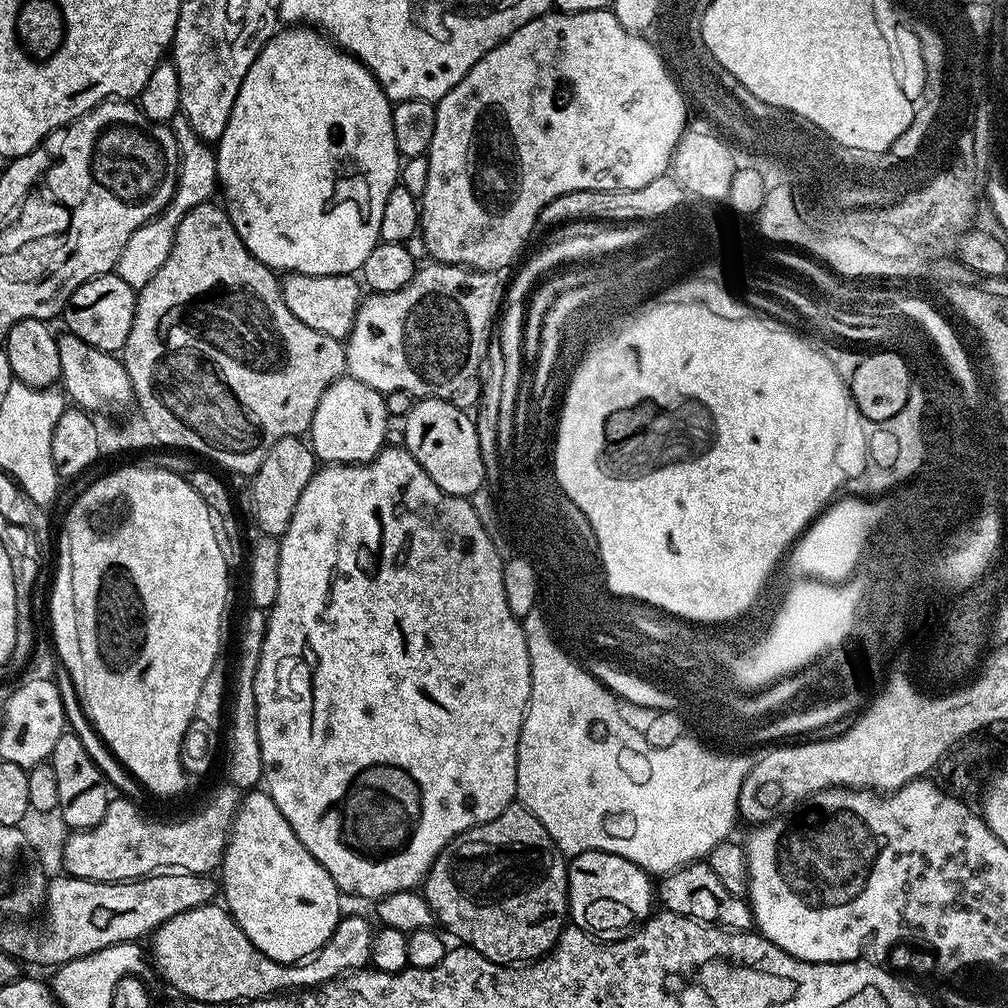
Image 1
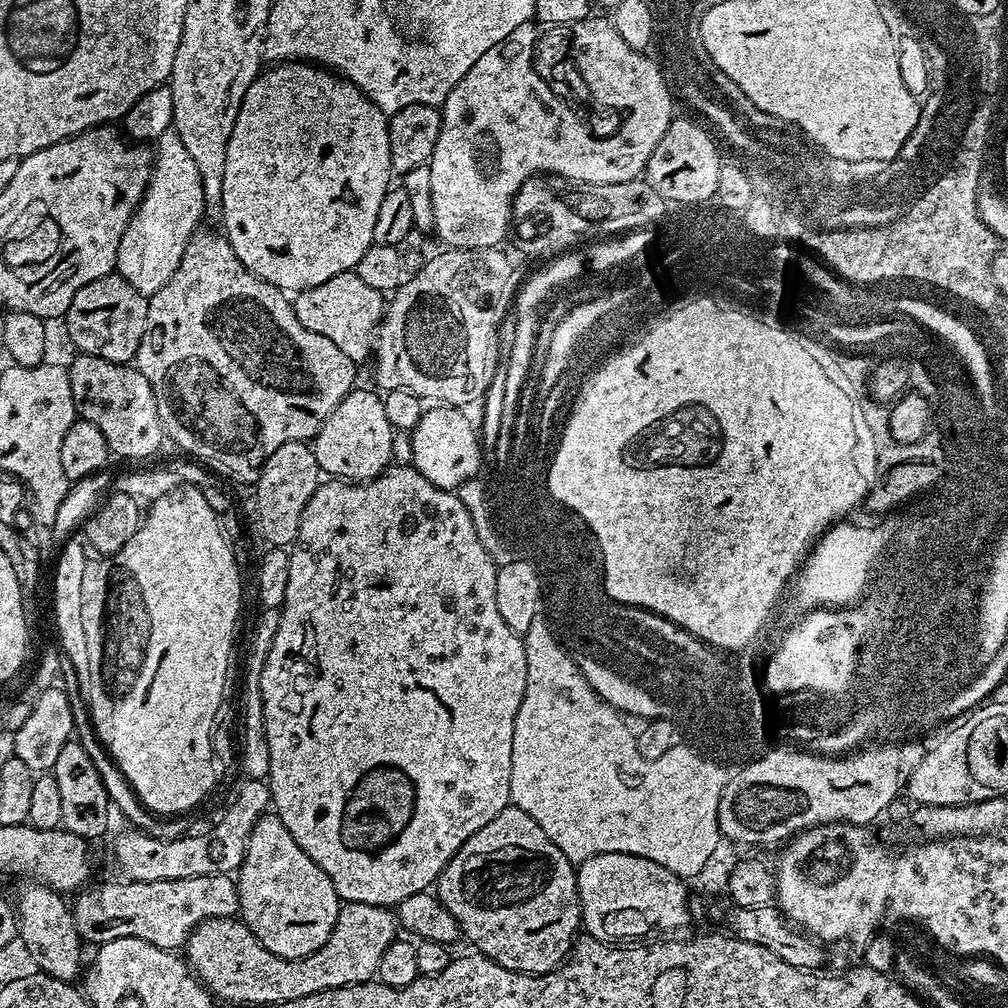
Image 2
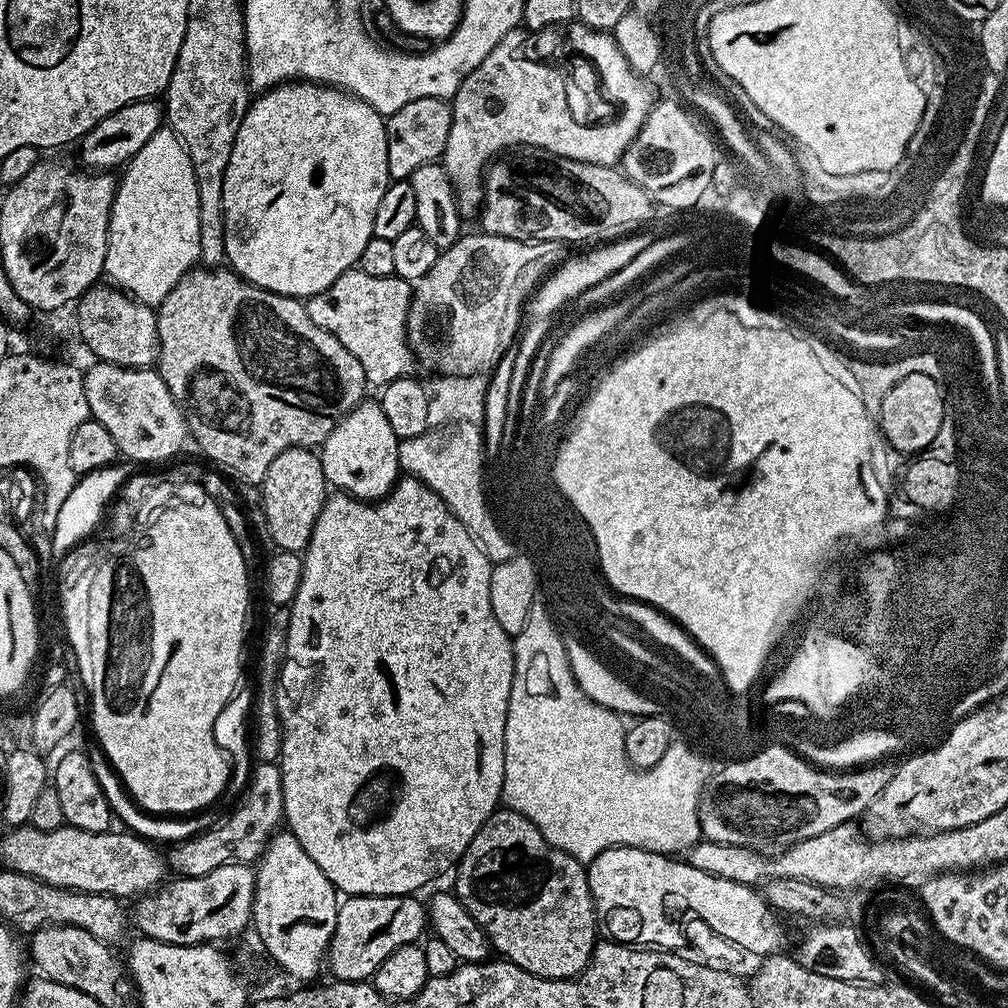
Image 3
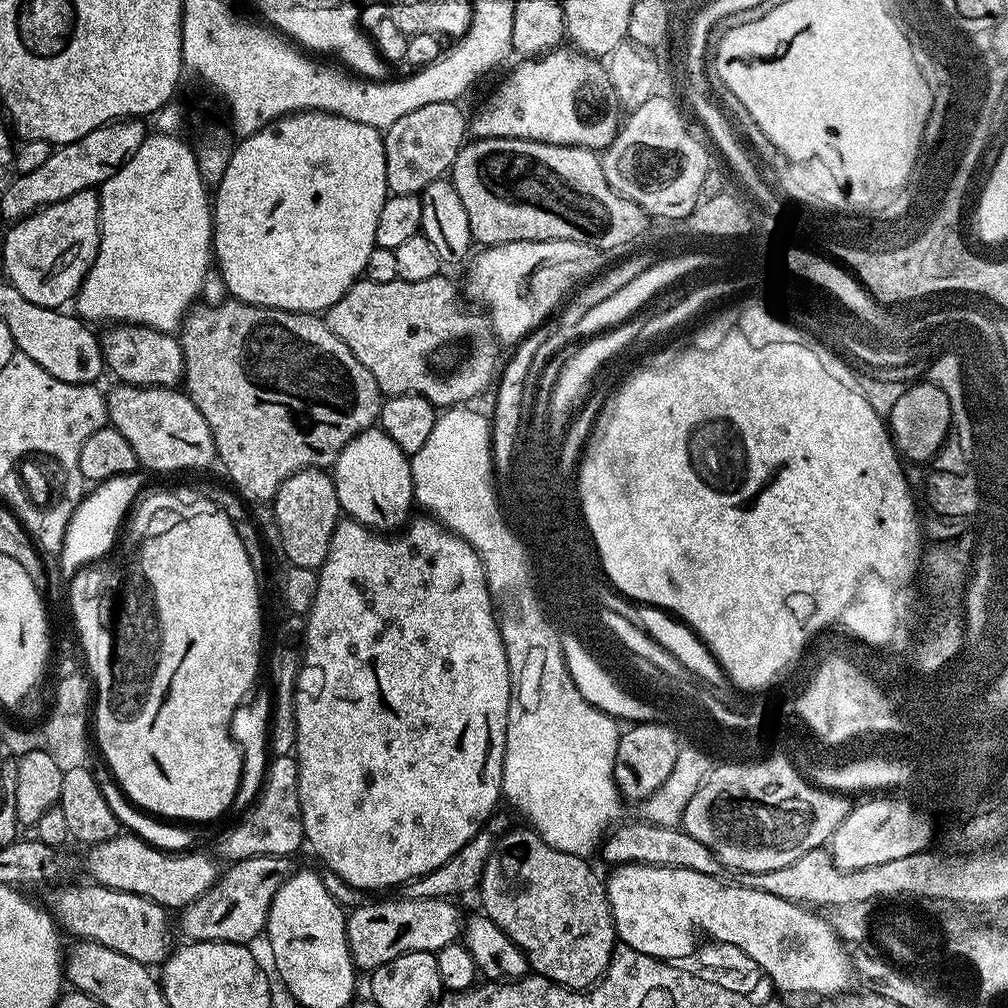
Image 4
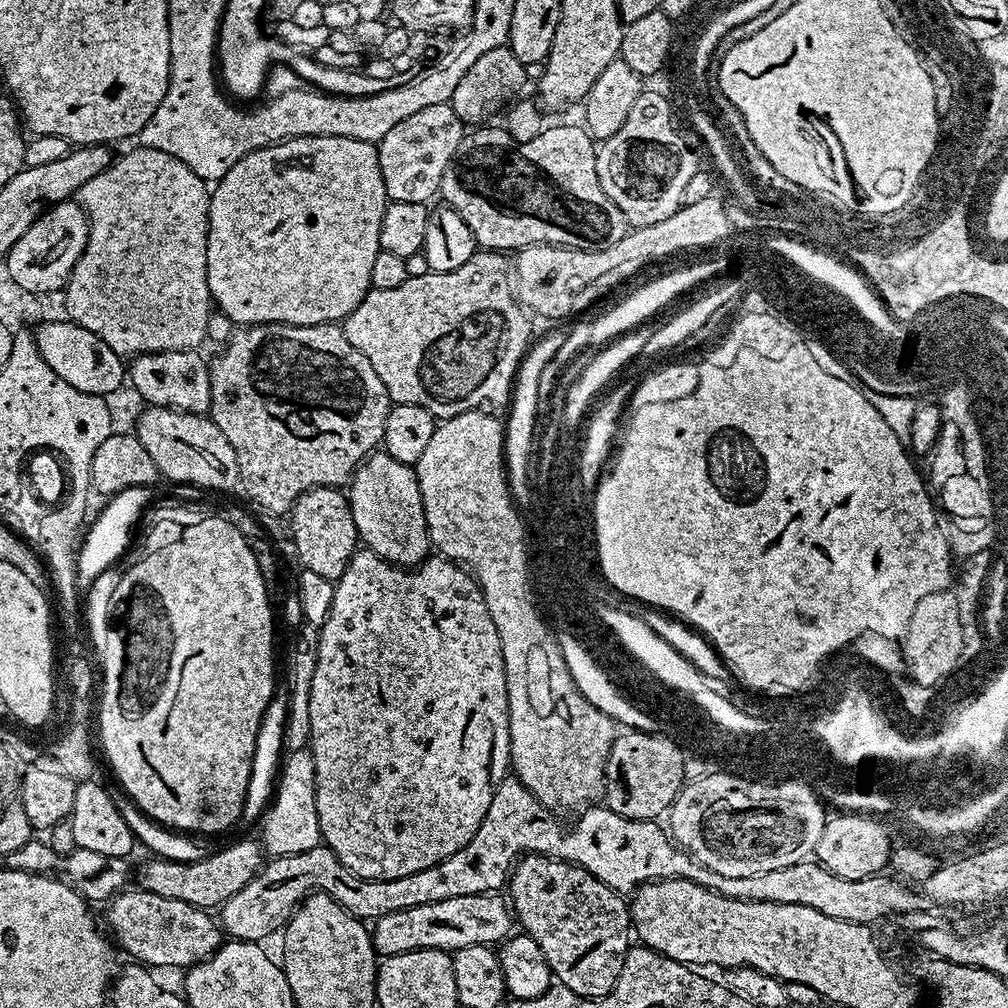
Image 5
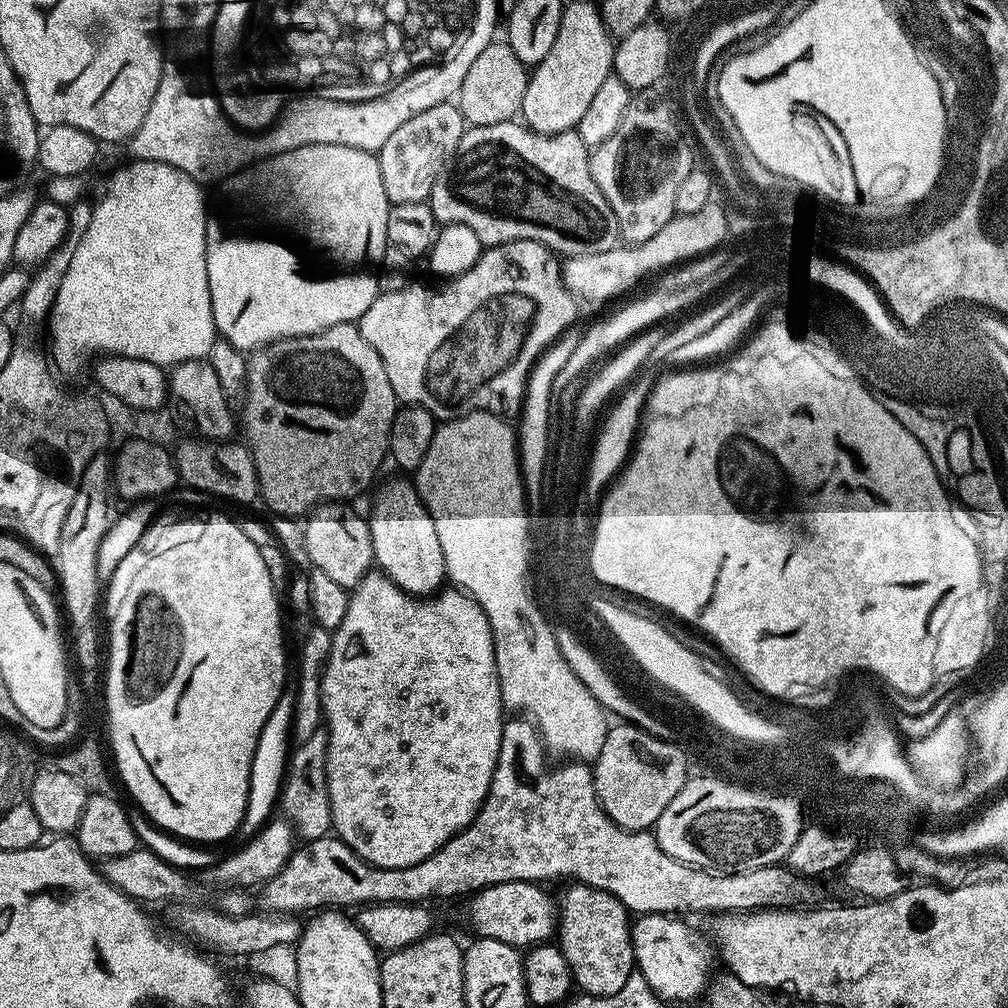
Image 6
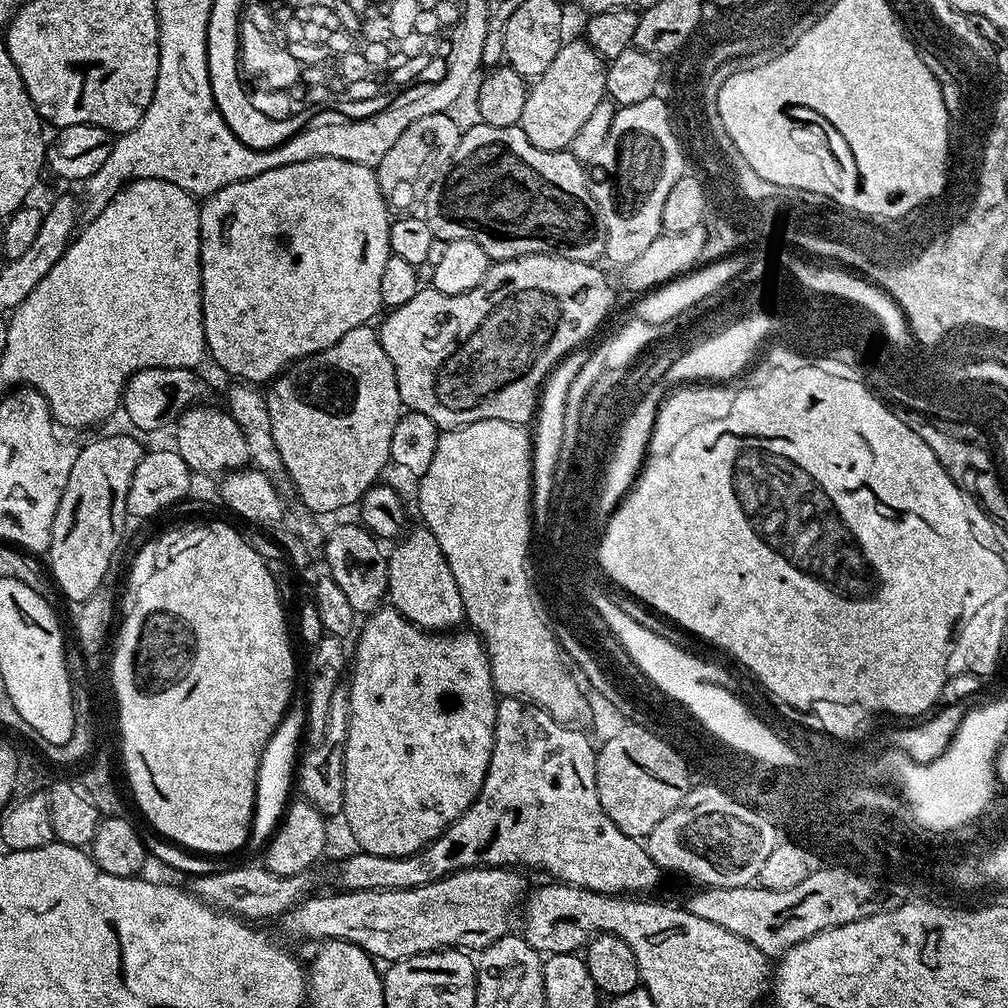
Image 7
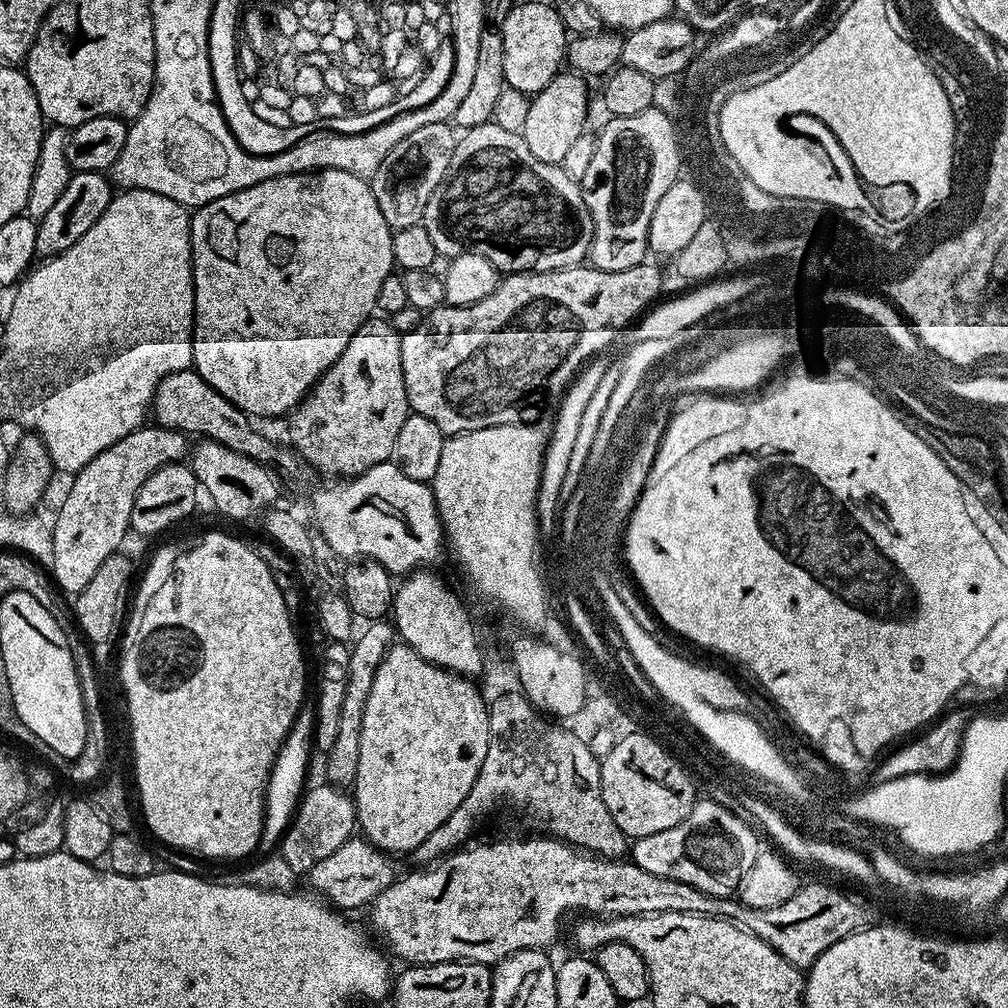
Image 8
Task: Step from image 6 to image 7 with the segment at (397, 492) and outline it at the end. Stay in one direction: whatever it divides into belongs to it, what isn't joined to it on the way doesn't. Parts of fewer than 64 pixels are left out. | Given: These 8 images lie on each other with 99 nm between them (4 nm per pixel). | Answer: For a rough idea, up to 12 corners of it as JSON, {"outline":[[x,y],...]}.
{"outline":[[427,526],[387,553],[387,599],[444,634],[465,623],[462,594]]}

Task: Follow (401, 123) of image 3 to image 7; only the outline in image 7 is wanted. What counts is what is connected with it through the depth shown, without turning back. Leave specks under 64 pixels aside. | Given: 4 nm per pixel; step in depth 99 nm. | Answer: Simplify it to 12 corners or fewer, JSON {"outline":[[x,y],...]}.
{"outline":[[410,122],[375,165],[389,209],[412,210],[448,170],[462,127]]}

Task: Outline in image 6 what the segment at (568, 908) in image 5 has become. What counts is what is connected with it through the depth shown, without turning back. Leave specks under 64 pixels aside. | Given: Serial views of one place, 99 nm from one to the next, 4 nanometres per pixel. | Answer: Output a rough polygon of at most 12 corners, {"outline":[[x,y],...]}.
{"outline":[[572,882],[558,947],[575,987],[618,994],[634,970],[630,913]]}

